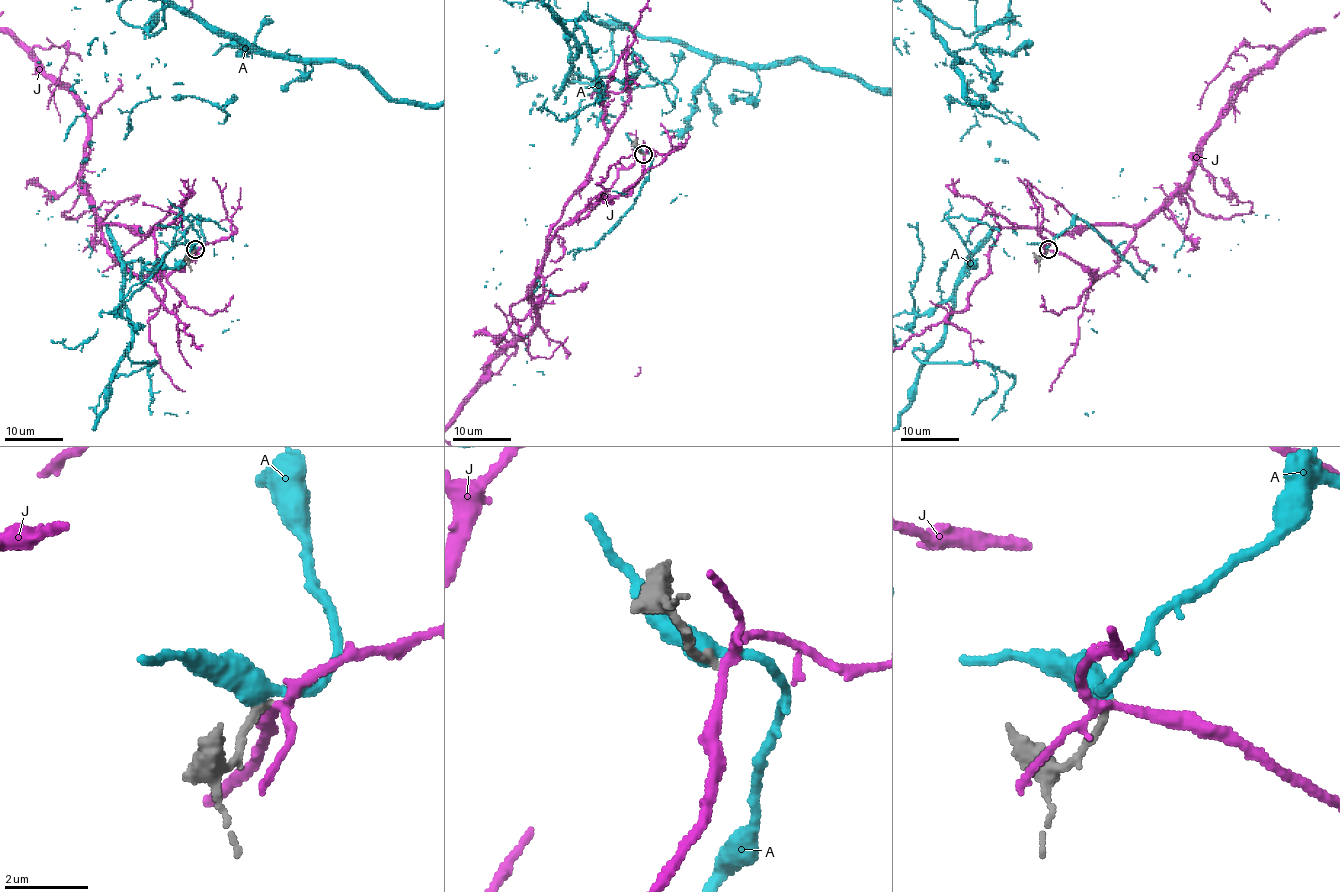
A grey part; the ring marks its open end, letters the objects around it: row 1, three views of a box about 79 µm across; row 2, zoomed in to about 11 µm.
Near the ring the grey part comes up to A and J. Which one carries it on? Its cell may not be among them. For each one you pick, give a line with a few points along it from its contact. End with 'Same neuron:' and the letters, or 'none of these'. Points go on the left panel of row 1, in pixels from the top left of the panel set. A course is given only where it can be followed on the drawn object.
Same neuron: none of these

